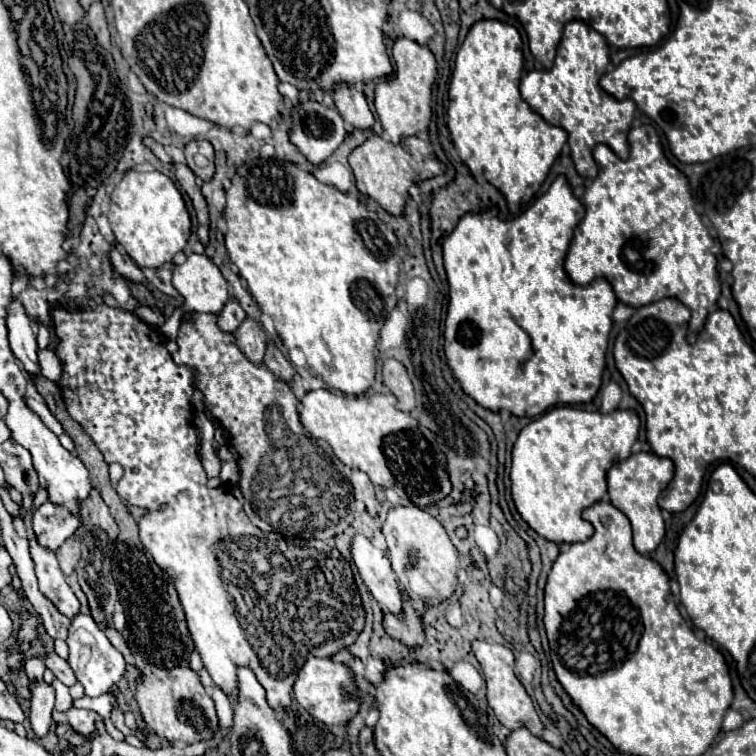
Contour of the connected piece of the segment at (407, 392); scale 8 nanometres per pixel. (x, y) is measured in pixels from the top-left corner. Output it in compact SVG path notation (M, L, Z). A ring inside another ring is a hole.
M385 359L383 383L397 397L397 407L401 411L413 411L415 409L415 405L417 405L415 403L415 389L411 385L411 379L409 379L403 363L399 363L395 359Z

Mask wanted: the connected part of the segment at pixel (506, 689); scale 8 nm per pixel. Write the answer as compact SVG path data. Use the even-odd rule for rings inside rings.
M475 641L473 643L473 653L477 657L477 661L481 663L485 681L487 681L487 701L489 707L495 711L497 719L501 721L501 725L505 725L507 729L519 729L519 727L527 727L533 735L541 737L543 735L543 723L535 711L535 705L531 701L531 697L527 695L525 687L521 685L521 681L517 679L513 667L515 667L515 657L511 653L511 649L507 649L505 645L493 643L493 641Z

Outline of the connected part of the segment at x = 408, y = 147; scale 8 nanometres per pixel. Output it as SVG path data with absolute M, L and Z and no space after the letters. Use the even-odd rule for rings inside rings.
M371 135L365 145L357 147L349 155L349 165L357 179L357 189L377 201L387 213L401 217L405 211L405 203L409 199L409 187L419 181L437 177L445 173L445 165L435 157L431 145L419 137L407 137L401 145L393 145L379 135Z

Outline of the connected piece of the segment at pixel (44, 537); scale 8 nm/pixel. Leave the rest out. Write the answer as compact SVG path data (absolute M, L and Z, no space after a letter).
M45 501L33 515L33 531L41 545L49 549L59 549L65 539L69 539L81 525L81 517L69 513L63 505Z

